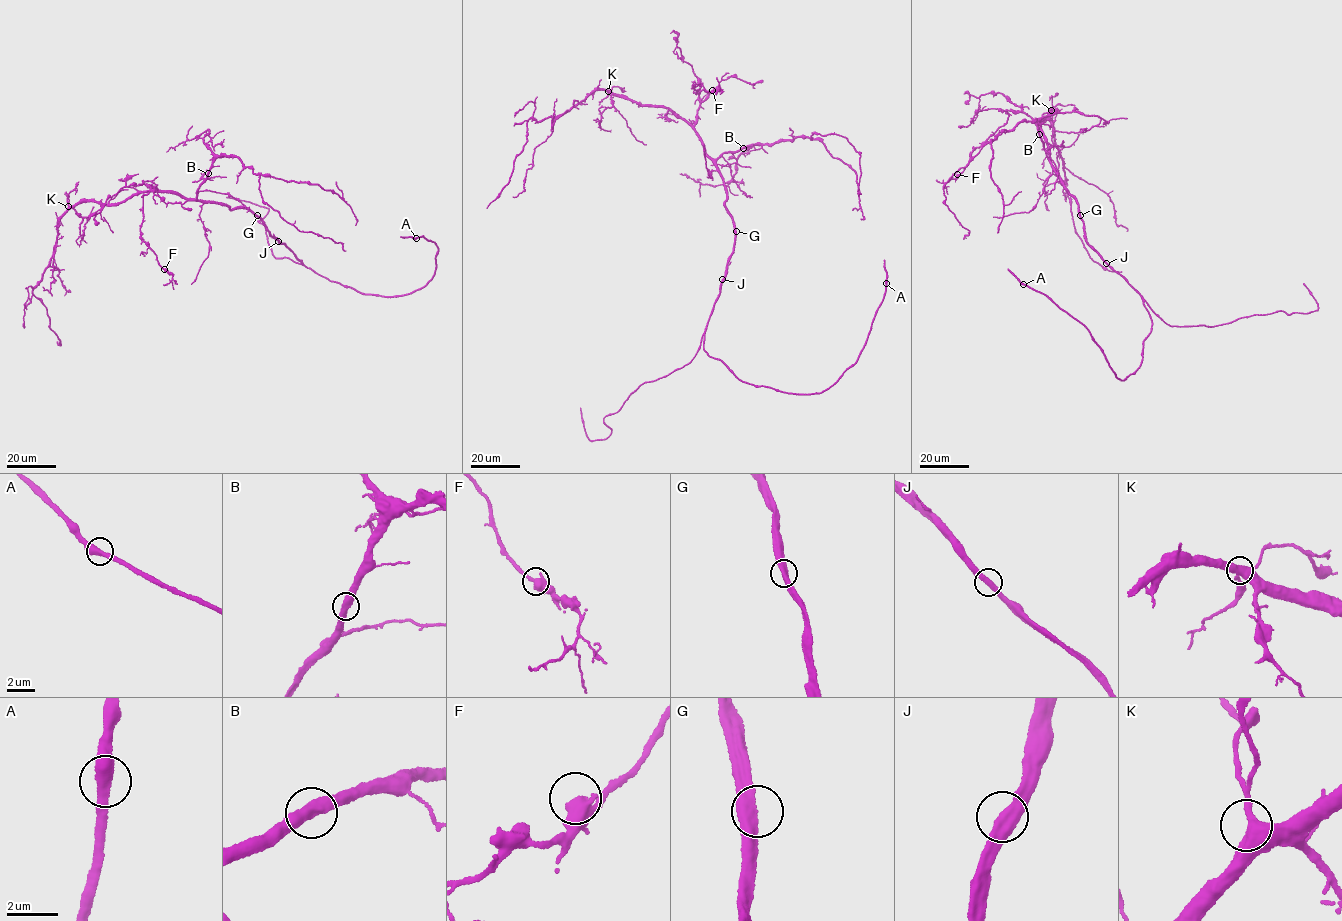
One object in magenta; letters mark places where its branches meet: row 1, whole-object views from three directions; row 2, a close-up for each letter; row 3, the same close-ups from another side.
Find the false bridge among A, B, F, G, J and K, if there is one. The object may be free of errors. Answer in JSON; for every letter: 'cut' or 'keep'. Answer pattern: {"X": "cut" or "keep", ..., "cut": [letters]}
{"A": "keep", "B": "keep", "F": "keep", "G": "keep", "J": "keep", "K": "keep", "cut": []}

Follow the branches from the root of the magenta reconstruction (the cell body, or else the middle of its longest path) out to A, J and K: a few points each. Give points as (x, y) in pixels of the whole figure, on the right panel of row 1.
A: (1080, 215), (1085, 240), (1149, 313), (1139, 368), (1118, 379), (1085, 326), (1023, 284)
J: (1080, 215), (1085, 240), (1106, 263)
K: (1080, 215), (1075, 200), (1059, 181), (1041, 124), (1036, 123), (1044, 120), (1051, 110)

